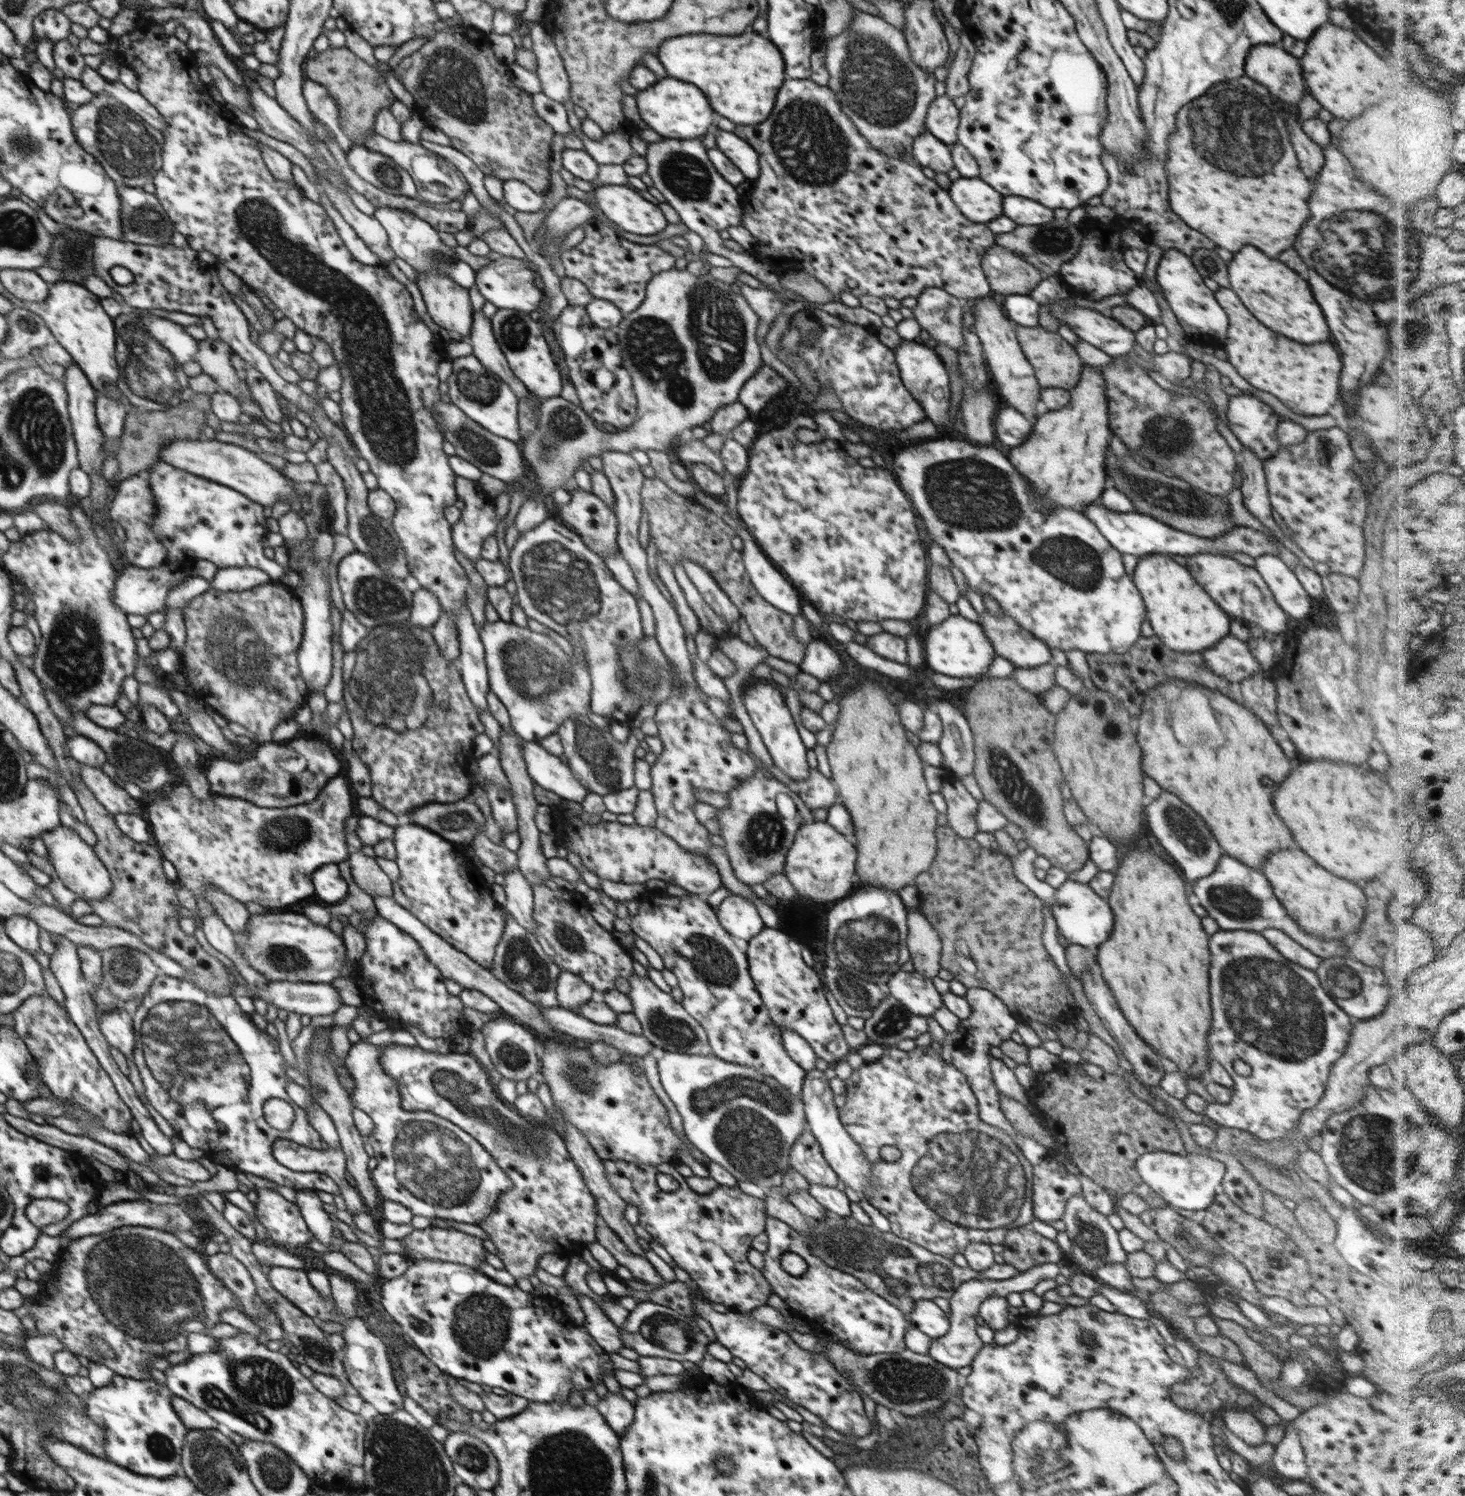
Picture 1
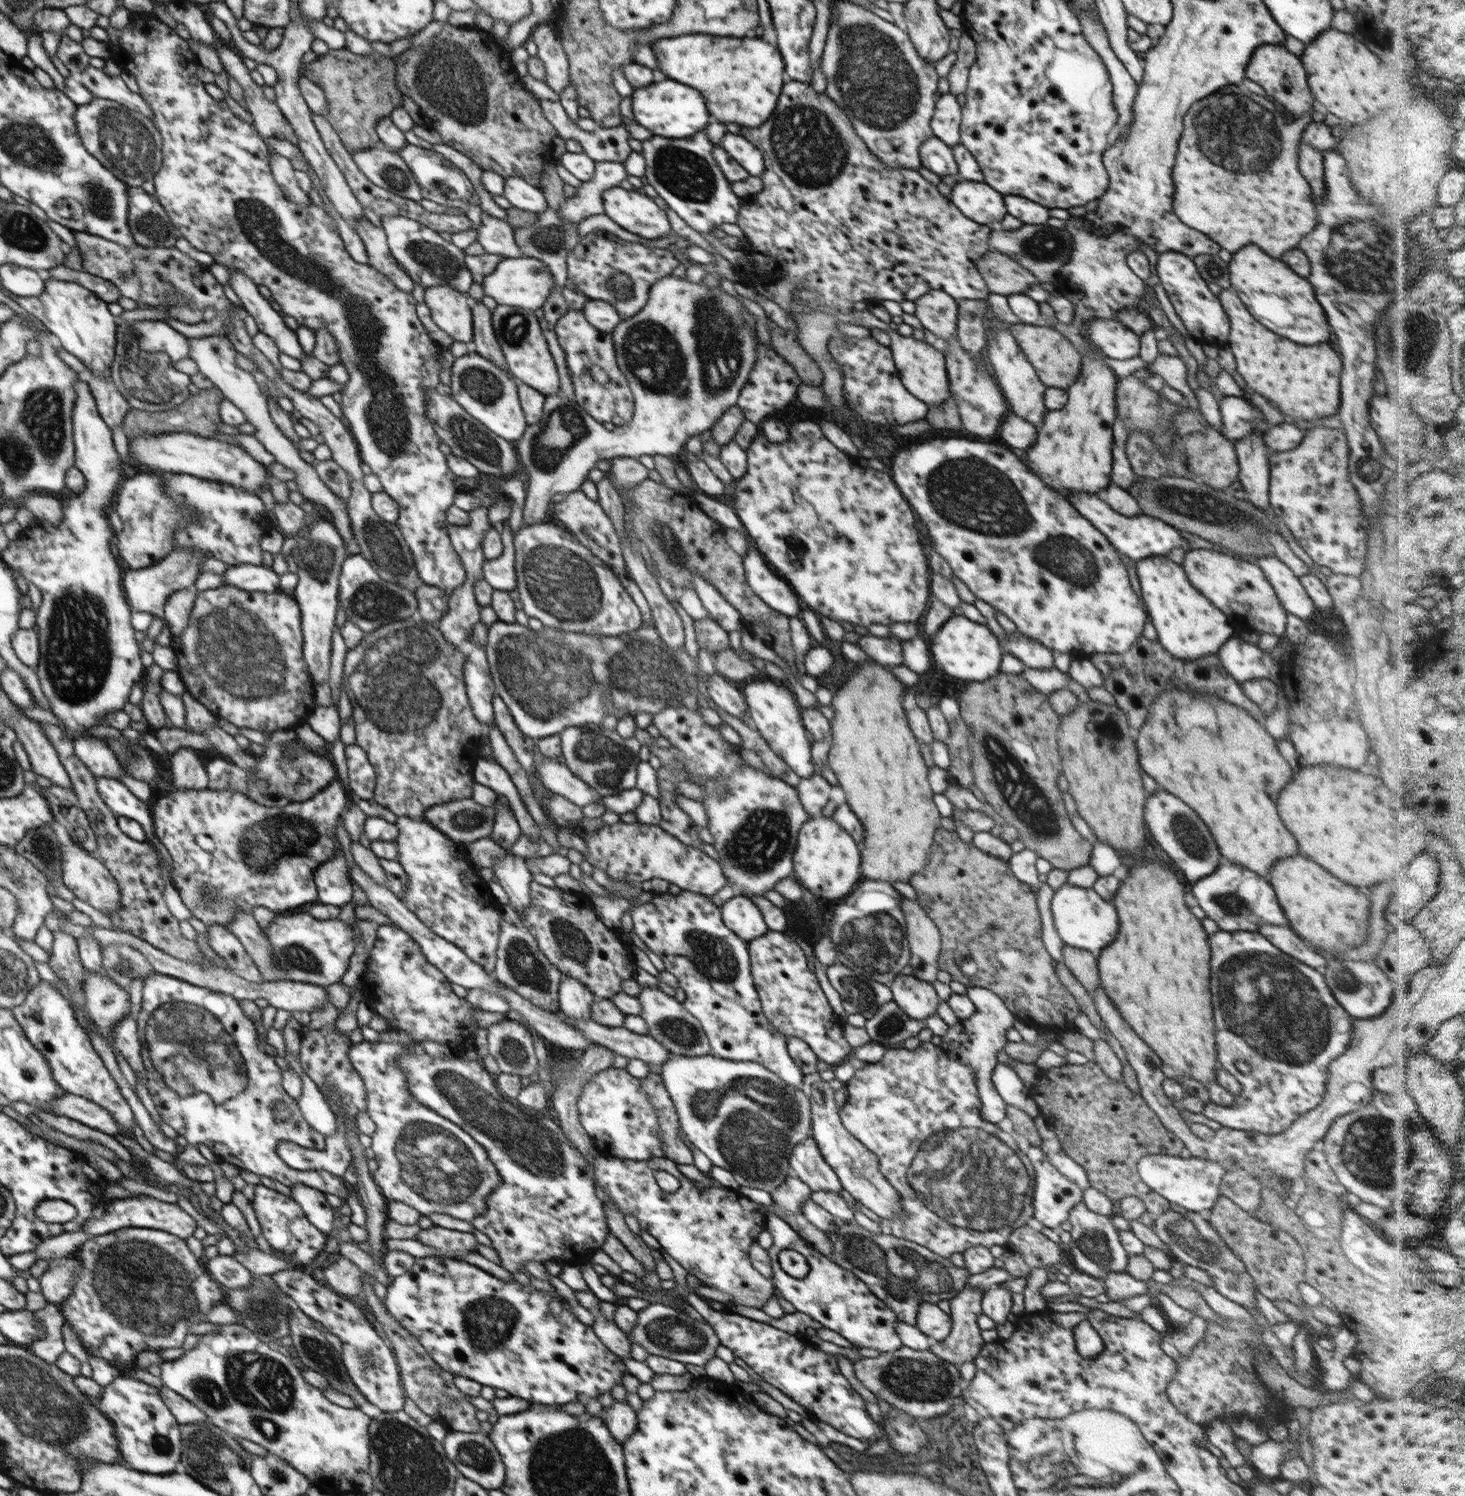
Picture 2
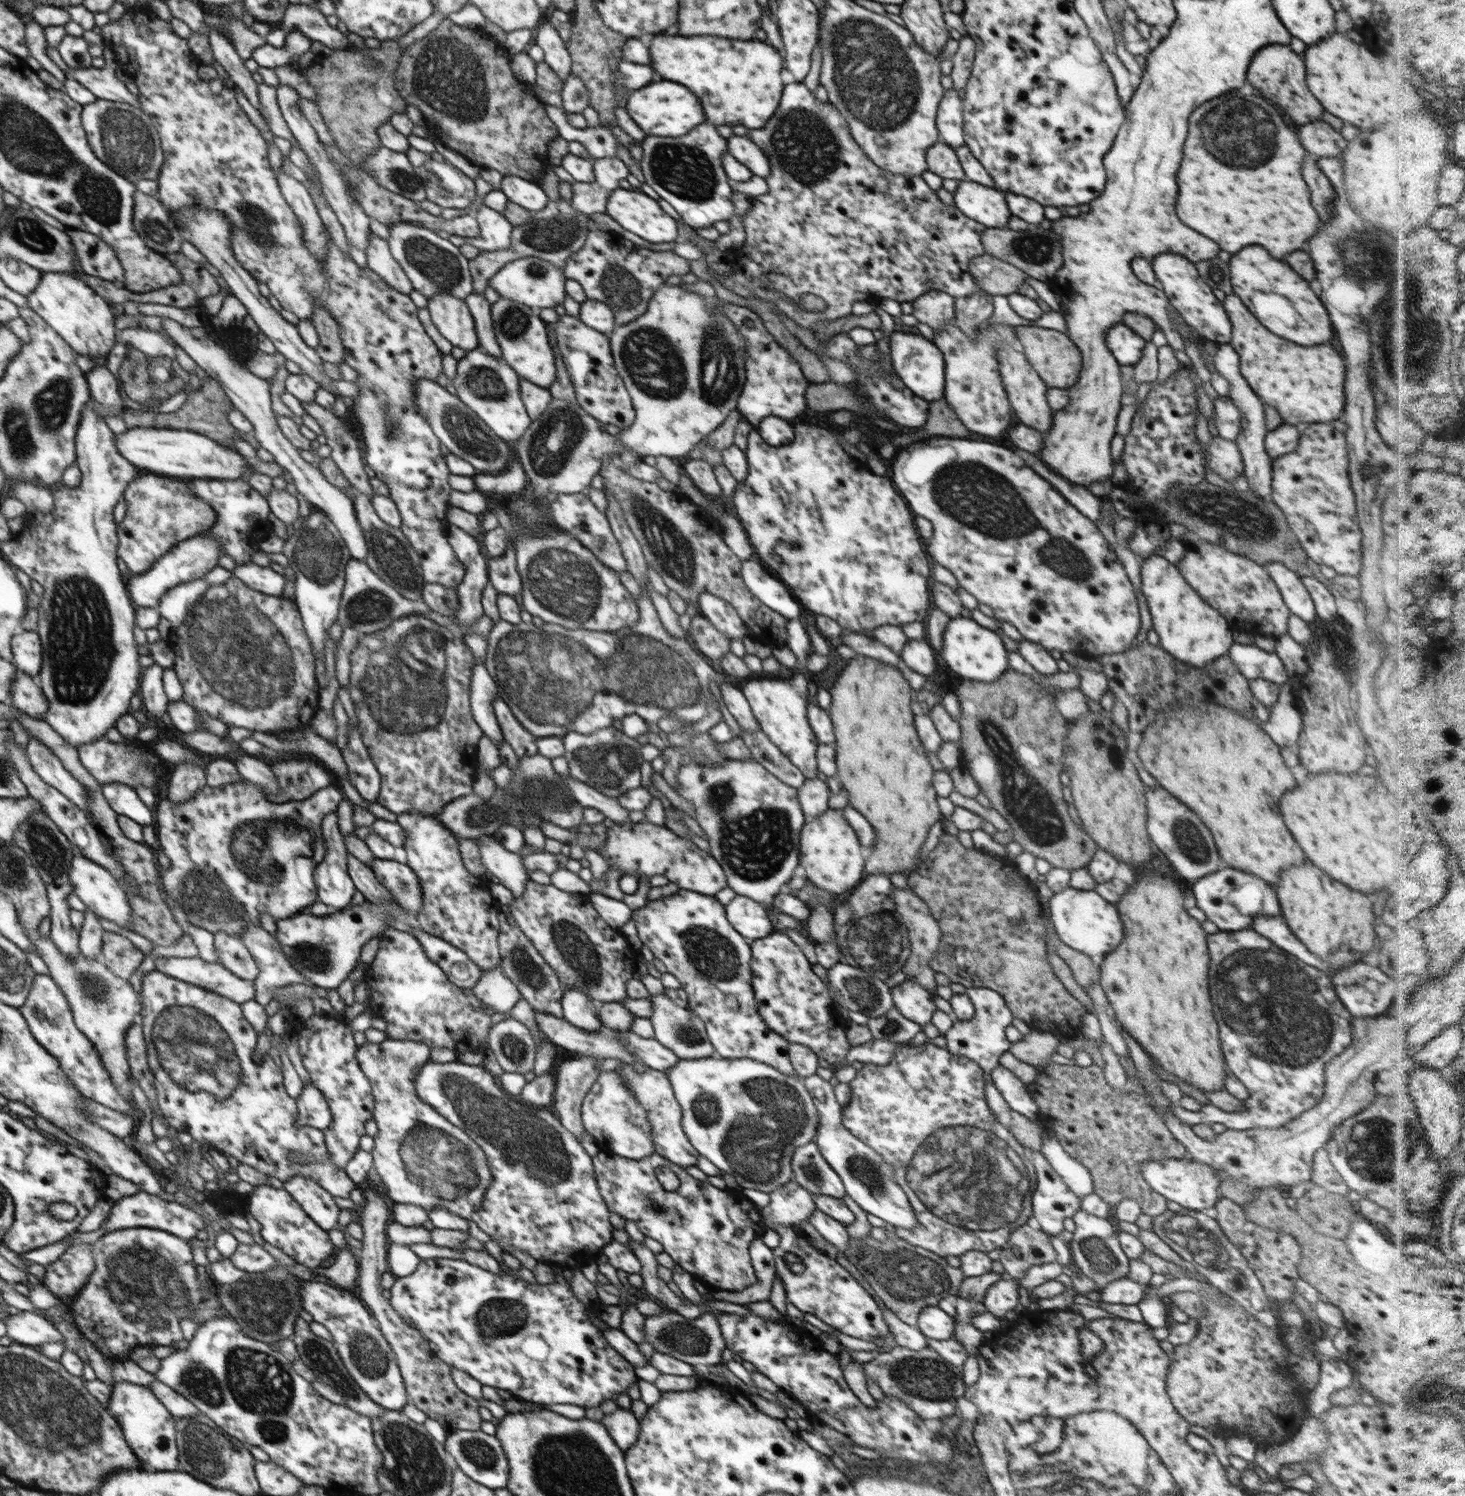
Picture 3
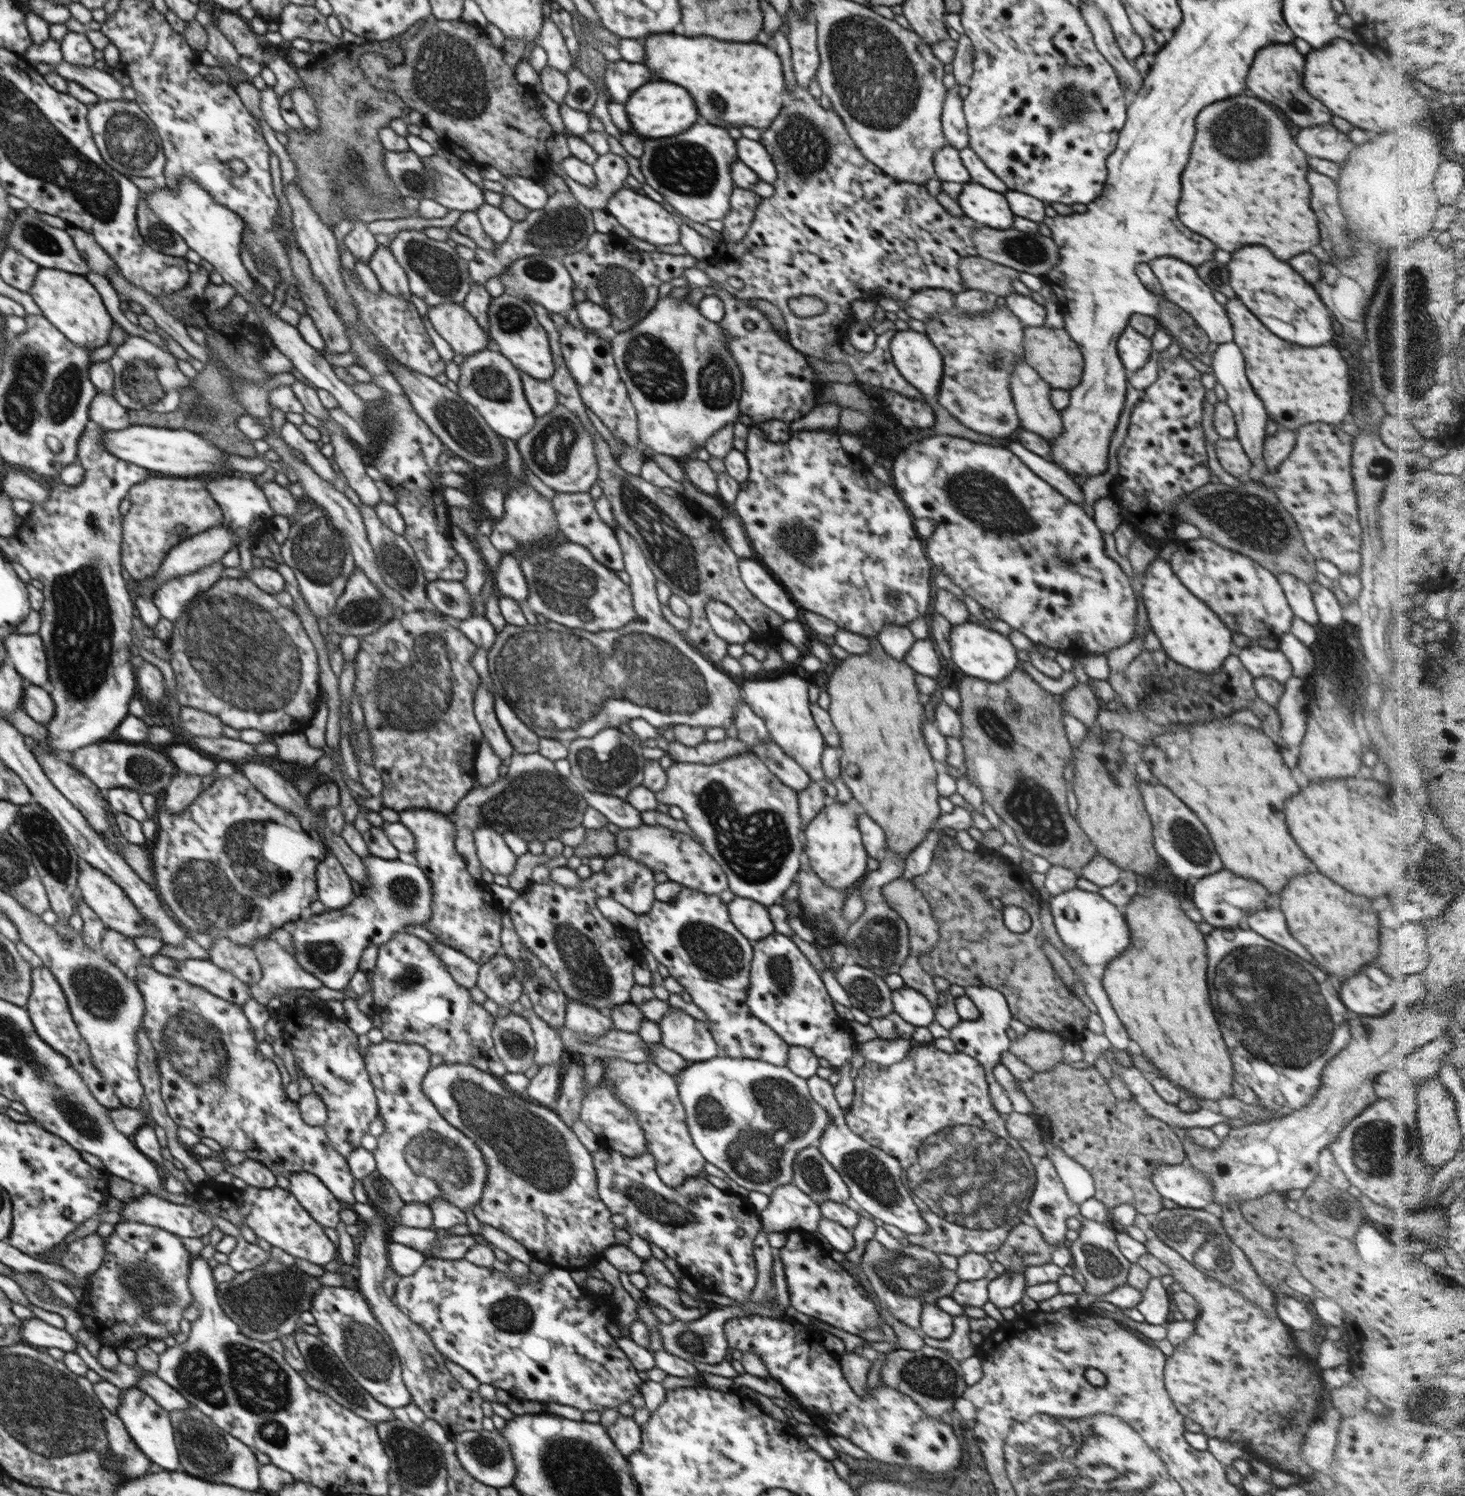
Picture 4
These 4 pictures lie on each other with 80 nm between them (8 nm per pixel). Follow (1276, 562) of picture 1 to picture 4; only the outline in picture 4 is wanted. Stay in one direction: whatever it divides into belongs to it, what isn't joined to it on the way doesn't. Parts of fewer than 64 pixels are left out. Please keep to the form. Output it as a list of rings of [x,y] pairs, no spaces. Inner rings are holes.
[[[1288,573],[1276,575],[1280,581],[1285,598],[1293,611],[1295,617],[1301,618],[1304,622],[1317,625],[1319,617],[1313,602],[1310,587],[1298,578]]]

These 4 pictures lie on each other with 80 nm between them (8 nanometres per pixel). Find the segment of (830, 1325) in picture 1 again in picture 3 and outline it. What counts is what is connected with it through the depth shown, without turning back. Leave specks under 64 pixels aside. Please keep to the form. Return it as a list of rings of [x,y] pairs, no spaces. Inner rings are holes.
[[[771,1224],[770,1228],[780,1235],[780,1244],[773,1249],[773,1253],[778,1278],[784,1285],[788,1303],[803,1313],[813,1314],[828,1326],[848,1336],[875,1342],[883,1348],[887,1345],[894,1348],[895,1338],[884,1320],[882,1309],[876,1303],[876,1299],[850,1275],[848,1270],[844,1269],[836,1259],[814,1248],[796,1227]],[[790,1252],[802,1260],[804,1271],[801,1274],[796,1274],[786,1267],[784,1256]]]

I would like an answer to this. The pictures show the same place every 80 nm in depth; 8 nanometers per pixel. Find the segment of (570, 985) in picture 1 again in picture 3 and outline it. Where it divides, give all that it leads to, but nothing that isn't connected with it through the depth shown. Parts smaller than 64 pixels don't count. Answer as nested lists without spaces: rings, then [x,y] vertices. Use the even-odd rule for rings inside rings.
[[[564,988],[562,997],[563,1018],[573,1026],[586,1031],[600,1031],[603,1027],[598,1018],[598,1005],[581,990]]]

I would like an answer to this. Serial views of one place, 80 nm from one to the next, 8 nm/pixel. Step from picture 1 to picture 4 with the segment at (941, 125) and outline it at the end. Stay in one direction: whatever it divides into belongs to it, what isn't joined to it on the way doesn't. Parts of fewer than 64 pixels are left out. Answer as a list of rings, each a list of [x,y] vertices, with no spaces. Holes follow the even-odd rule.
[[[955,85],[950,91],[947,91],[942,117],[940,117],[942,132],[944,132],[947,144],[959,151],[969,147],[968,126],[966,126],[966,118],[964,118],[960,88],[960,85]]]

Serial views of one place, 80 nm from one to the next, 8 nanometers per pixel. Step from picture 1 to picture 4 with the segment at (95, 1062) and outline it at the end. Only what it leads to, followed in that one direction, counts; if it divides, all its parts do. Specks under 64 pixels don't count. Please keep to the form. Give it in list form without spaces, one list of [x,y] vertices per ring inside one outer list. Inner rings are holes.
[[[39,966],[33,970],[33,993],[29,996],[29,1002],[26,1006],[32,1019],[33,1026],[37,1030],[37,1034],[42,1040],[70,1060],[70,1064],[74,1069],[78,1070],[82,1080],[88,1086],[88,1090],[92,1092],[94,1098],[102,1103],[108,1109],[122,1107],[122,1102],[118,1096],[114,1094],[113,1087],[106,1083],[106,1079],[102,1077],[98,1068],[94,1067],[92,1057],[90,1057],[90,1047],[86,1040],[82,1039],[81,1032],[78,1030],[76,1020],[72,1016],[72,1008],[70,1008],[68,999],[65,997],[61,983],[57,981],[53,972],[48,968]]]

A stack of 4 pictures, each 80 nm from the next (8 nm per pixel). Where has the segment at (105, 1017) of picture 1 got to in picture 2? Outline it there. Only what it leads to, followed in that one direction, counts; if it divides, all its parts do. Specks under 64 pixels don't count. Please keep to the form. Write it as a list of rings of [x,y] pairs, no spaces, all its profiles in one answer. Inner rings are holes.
[[[124,1016],[124,1019],[112,1029],[112,1044],[115,1052],[120,1053],[134,1073],[137,1074],[138,1080],[146,1087],[146,1069],[140,1058],[141,1042],[138,1038],[138,1026],[136,1019],[132,1016]]]

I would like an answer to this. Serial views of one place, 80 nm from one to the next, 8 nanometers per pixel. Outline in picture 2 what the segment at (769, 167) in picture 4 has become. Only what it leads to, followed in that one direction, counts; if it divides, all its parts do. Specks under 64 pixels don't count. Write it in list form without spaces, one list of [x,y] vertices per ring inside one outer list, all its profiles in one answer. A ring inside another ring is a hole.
[[[726,134],[719,146],[724,148],[736,162],[739,162],[750,176],[760,177],[764,174],[765,158],[761,150],[758,150],[758,147],[748,142],[746,138],[736,136],[736,134]]]

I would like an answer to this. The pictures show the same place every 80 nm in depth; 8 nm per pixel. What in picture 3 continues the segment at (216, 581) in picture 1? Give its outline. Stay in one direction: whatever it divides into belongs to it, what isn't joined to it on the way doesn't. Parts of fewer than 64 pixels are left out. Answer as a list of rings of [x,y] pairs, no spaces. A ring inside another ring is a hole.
[[[252,562],[244,563],[236,566],[232,575],[242,584],[262,594],[272,597],[281,597],[283,594],[282,590],[284,590],[286,580],[282,574],[274,572],[270,567],[258,566]]]

